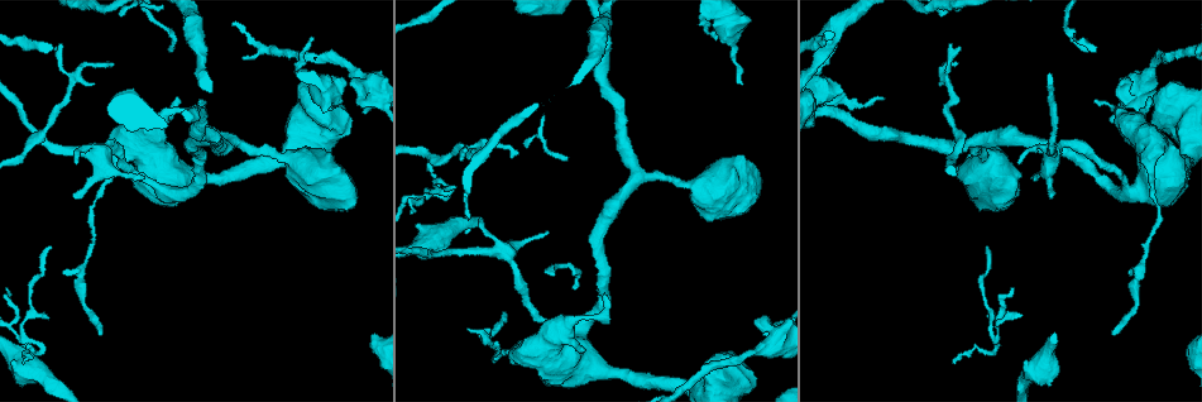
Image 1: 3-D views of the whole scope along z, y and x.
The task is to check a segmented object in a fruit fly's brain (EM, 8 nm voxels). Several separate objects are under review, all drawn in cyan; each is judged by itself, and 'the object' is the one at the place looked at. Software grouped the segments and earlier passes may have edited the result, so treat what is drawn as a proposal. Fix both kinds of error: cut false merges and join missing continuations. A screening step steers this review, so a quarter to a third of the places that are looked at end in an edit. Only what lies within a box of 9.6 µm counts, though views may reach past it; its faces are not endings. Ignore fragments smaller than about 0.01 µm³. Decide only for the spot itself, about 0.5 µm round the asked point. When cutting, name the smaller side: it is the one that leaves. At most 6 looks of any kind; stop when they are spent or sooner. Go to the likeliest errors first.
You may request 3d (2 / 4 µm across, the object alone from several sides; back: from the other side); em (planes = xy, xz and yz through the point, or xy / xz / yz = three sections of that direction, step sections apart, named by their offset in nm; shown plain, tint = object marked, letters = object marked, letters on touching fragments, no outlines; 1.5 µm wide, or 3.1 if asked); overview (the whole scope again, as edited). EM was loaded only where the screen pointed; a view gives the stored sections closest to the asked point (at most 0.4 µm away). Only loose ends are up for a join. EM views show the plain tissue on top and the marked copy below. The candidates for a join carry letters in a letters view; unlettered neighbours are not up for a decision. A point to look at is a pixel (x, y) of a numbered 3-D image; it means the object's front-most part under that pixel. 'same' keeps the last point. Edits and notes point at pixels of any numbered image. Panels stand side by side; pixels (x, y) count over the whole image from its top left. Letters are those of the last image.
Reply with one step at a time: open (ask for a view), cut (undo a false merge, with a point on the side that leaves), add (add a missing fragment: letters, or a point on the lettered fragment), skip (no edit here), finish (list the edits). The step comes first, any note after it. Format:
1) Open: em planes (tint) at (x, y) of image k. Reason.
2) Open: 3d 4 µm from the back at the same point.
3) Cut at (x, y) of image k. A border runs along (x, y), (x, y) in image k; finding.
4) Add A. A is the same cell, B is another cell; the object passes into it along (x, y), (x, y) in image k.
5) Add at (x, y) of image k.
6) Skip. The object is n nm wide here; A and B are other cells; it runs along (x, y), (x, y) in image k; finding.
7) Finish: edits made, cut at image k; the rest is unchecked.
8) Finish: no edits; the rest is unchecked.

Open: em planes (tint) at (954, 65) of image 1. Free end.

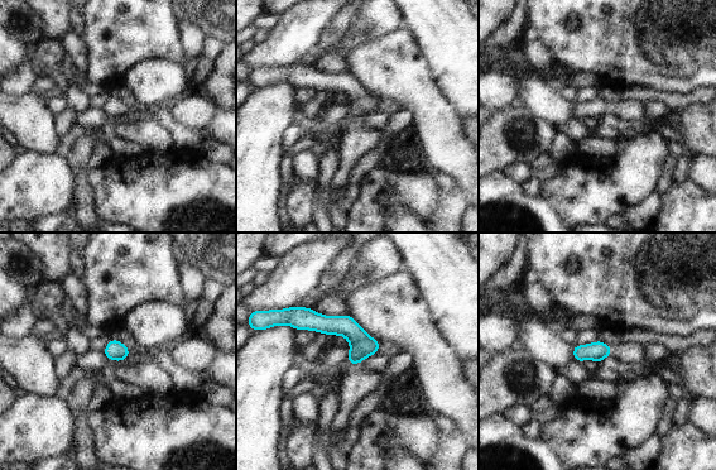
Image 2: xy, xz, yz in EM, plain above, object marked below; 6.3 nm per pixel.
Open: em planes (letters) at the same point. See the neighbours.

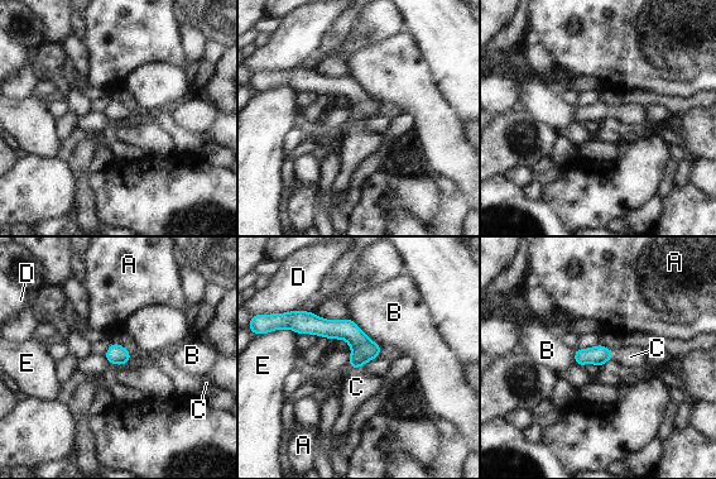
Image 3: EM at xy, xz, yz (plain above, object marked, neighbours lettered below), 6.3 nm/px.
Add C. C is the same cell, A, B, D and E are other cells; it goes on there.

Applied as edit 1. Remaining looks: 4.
Open: overview. Redraw.

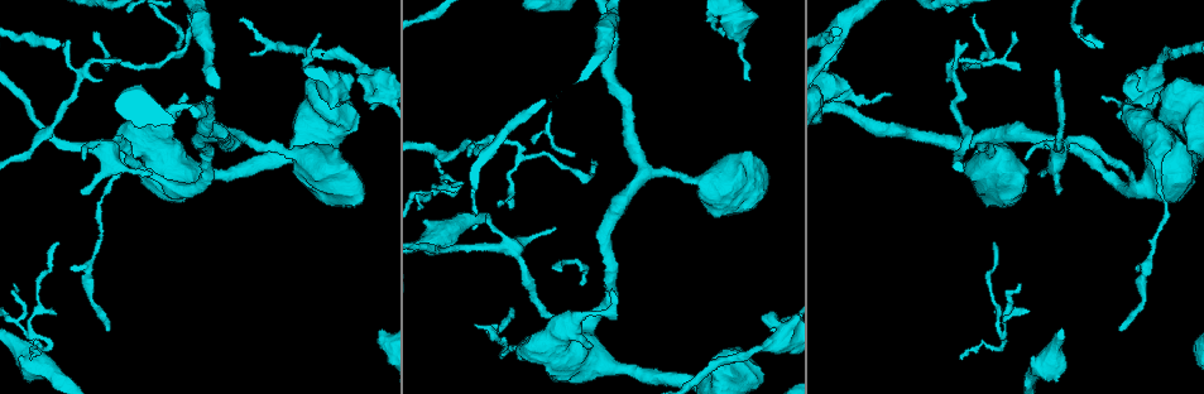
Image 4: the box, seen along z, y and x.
Open: 3d 4 µm at (724, 36) of image 4. Thin end.

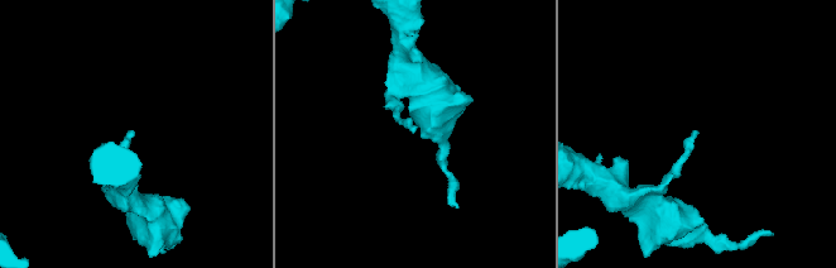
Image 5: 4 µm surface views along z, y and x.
Open: em planes (letters) at (129, 130) of image 5.

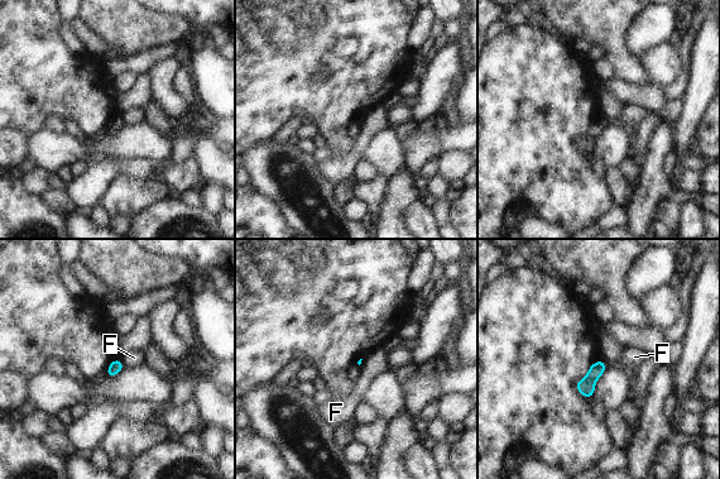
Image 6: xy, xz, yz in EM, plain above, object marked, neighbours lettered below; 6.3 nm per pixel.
Skip. F is another cell; a border runs along (118, 358), (124, 367) in image 6; no lettered fragment goes on from it.

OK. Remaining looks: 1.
Open: em planes (letters) at (461, 181) of image 4. Thin end.

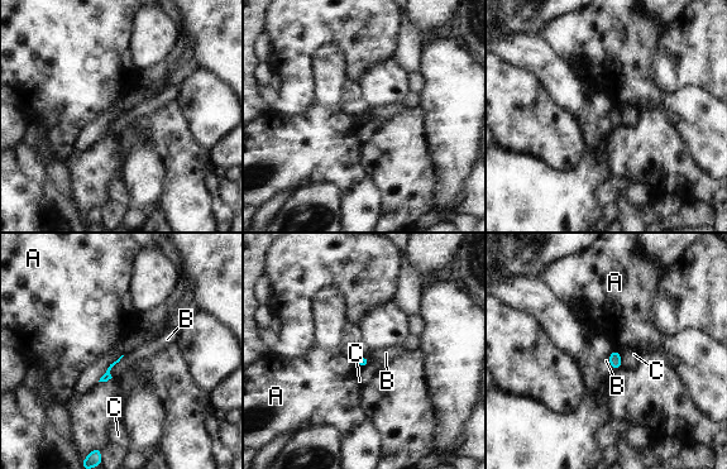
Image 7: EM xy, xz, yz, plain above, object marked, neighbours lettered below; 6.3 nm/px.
Skip. The longest contact is with C, 100 nm; A, B and C are other cells; a border runs along (124, 355), (119, 360) in image 7; none of them fits.

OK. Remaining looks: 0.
Finish: edits made, add at image 3; the rest is unchecked.

